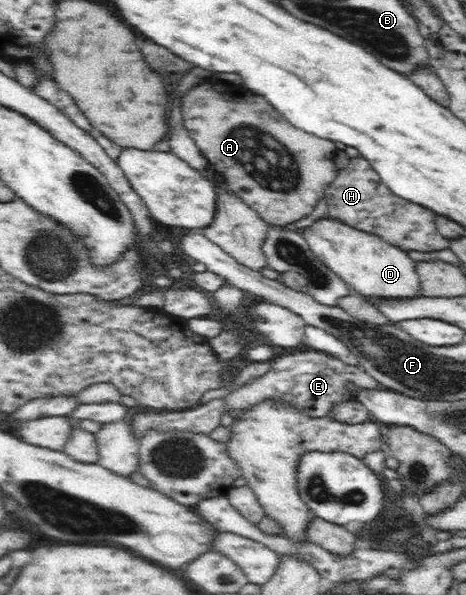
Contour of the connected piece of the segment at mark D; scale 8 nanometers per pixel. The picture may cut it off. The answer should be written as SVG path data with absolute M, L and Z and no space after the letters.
M324 215L303 229L302 237L318 259L337 273L357 295L373 301L406 301L420 296L415 260L404 250L385 242L369 231L357 230Z

